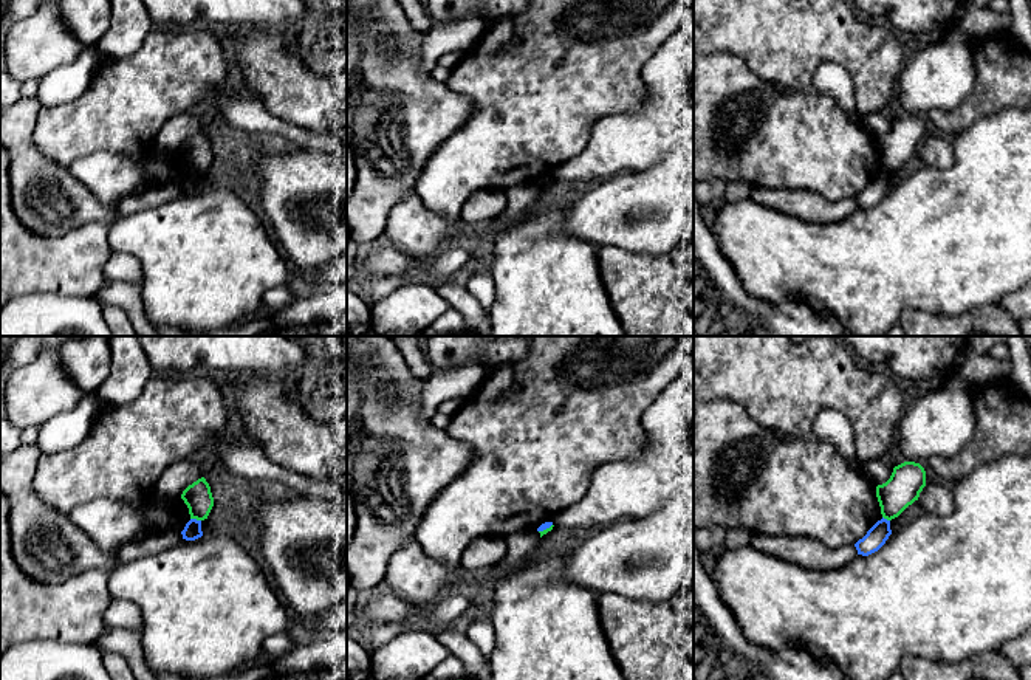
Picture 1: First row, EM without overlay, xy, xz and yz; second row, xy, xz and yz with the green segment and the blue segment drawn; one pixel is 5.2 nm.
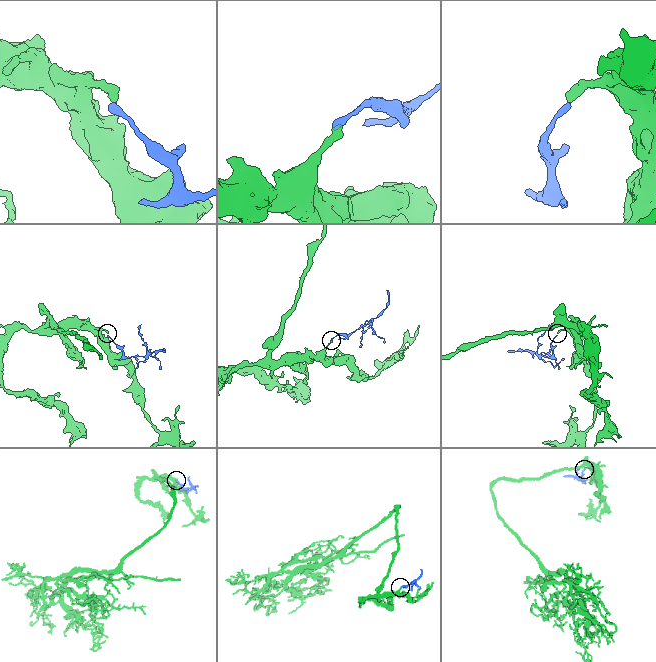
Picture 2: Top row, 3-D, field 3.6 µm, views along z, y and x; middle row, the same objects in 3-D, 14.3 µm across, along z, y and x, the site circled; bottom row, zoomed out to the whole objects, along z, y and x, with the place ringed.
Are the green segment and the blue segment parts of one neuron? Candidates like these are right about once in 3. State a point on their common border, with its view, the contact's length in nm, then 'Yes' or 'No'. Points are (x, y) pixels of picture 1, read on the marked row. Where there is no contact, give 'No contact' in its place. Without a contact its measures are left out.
Touches green at xy (195, 518). Shared border 60 nm. No

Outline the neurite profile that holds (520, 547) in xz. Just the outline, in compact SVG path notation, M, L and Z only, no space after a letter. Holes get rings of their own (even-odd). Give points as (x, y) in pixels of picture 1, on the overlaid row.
M537 530L519 531L506 536L505 541L506 555L494 568L494 572L500 573L509 573L512 570L523 568L536 553L540 541L540 533Z

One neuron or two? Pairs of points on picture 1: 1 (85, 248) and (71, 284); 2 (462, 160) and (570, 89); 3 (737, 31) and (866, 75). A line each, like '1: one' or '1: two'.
1: one
2: one
3: one

